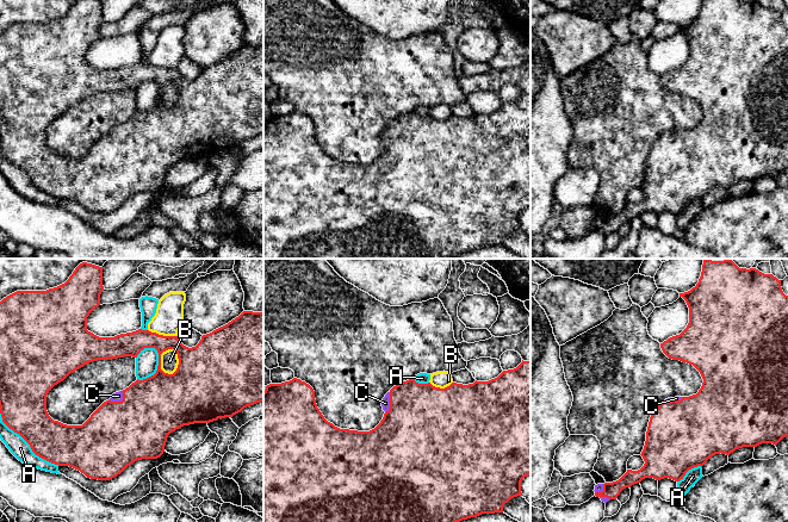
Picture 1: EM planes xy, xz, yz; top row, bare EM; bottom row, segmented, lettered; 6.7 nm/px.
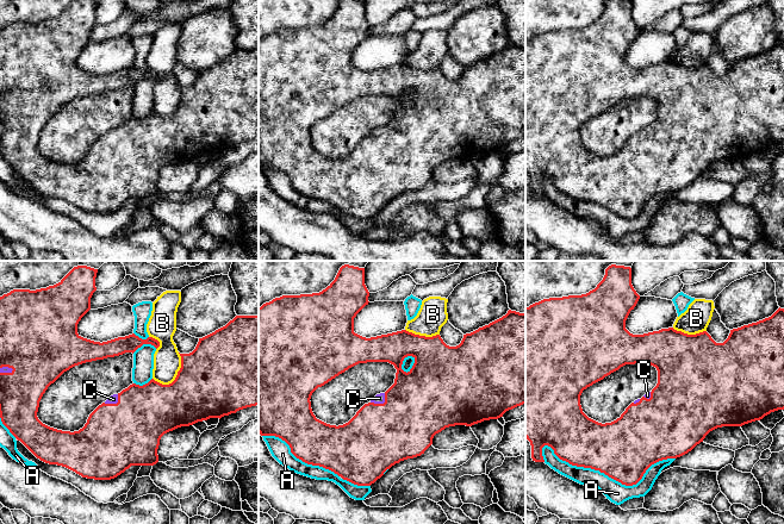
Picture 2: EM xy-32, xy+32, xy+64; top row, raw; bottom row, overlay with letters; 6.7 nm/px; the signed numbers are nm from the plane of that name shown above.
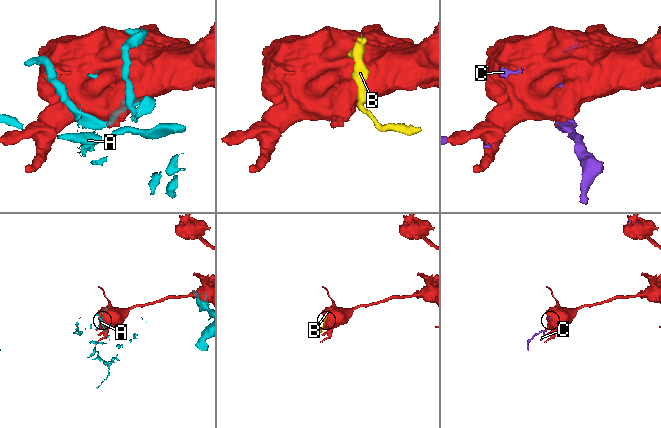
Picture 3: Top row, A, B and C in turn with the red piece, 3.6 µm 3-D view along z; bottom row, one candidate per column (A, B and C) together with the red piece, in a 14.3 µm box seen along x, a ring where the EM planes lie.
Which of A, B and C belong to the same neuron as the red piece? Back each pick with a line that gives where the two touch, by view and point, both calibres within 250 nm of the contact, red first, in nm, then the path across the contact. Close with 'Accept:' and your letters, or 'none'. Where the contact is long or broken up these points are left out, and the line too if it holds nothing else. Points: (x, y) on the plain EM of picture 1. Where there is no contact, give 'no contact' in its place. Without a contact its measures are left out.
C: xy (118, 135) | 440/60 nm
Accept: C

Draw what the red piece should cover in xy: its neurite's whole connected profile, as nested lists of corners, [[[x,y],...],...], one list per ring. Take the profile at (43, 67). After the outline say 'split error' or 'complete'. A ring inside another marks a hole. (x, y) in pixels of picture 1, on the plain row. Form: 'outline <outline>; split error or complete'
outline [[[76,0],[69,12],[57,20],[17,24],[0,35],[0,147],[2,155],[19,167],[36,188],[58,199],[73,200],[87,211],[110,213],[137,193],[160,191],[168,168],[176,162],[232,150],[244,141],[263,135],[263,45],[243,44],[228,57],[203,68],[192,81],[184,79],[178,69],[142,62],[114,70],[99,70],[87,63],[87,50],[100,38],[103,24],[103,0]],[[144,81],[155,81],[159,86],[154,108],[137,112],[125,123],[113,126],[82,159],[67,159],[49,149],[46,129],[70,106],[98,93],[137,91]],[[168,82],[174,82],[179,92],[173,107],[161,102],[161,87]]]; split error

